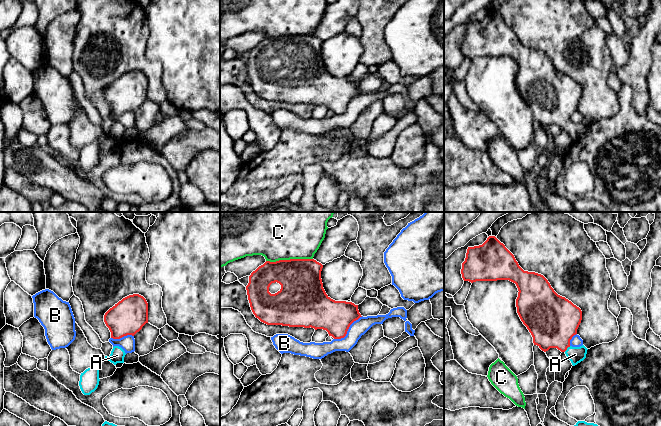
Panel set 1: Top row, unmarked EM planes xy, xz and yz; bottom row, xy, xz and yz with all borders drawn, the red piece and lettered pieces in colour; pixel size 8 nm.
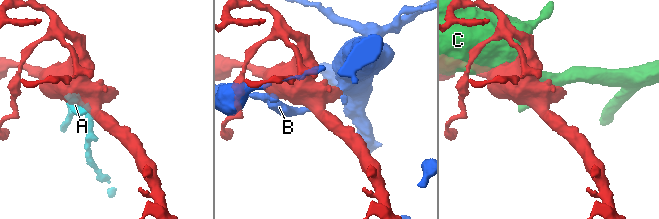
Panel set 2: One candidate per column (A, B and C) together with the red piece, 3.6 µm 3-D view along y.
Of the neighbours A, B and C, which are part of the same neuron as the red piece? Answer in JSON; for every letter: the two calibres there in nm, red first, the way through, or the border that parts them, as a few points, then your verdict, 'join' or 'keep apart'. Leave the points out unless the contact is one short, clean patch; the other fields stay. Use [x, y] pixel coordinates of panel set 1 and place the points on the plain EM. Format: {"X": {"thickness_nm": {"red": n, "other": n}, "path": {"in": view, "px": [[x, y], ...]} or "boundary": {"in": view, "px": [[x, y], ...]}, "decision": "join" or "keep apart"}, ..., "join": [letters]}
{"A": {"thickness_nm": {"red": 400, "other": 130}, "path": {"in": "yz", "px": [[552, 96], [567, 123], [575, 130]]}, "decision": "join"}, "B": {"thickness_nm": {"red": 260, "other": 130}, "decision": "keep apart"}, "C": {"thickness_nm": {"red": 340, "other": 300}, "decision": "keep apart"}, "join": ["A"]}

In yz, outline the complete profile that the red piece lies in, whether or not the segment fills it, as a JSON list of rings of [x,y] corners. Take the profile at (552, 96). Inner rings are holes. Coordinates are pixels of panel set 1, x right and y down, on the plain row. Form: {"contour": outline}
{"contour": [[[489,12],[482,21],[468,23],[461,50],[464,57],[471,59],[497,56],[509,56],[515,59],[519,67],[516,75],[517,89],[531,109],[534,121],[544,128],[550,124],[557,124],[566,130],[573,142],[586,134],[588,125],[584,121],[580,123],[570,121],[570,116],[577,110],[582,96],[581,85],[558,71],[543,51],[524,47],[514,31],[495,12]]]}

